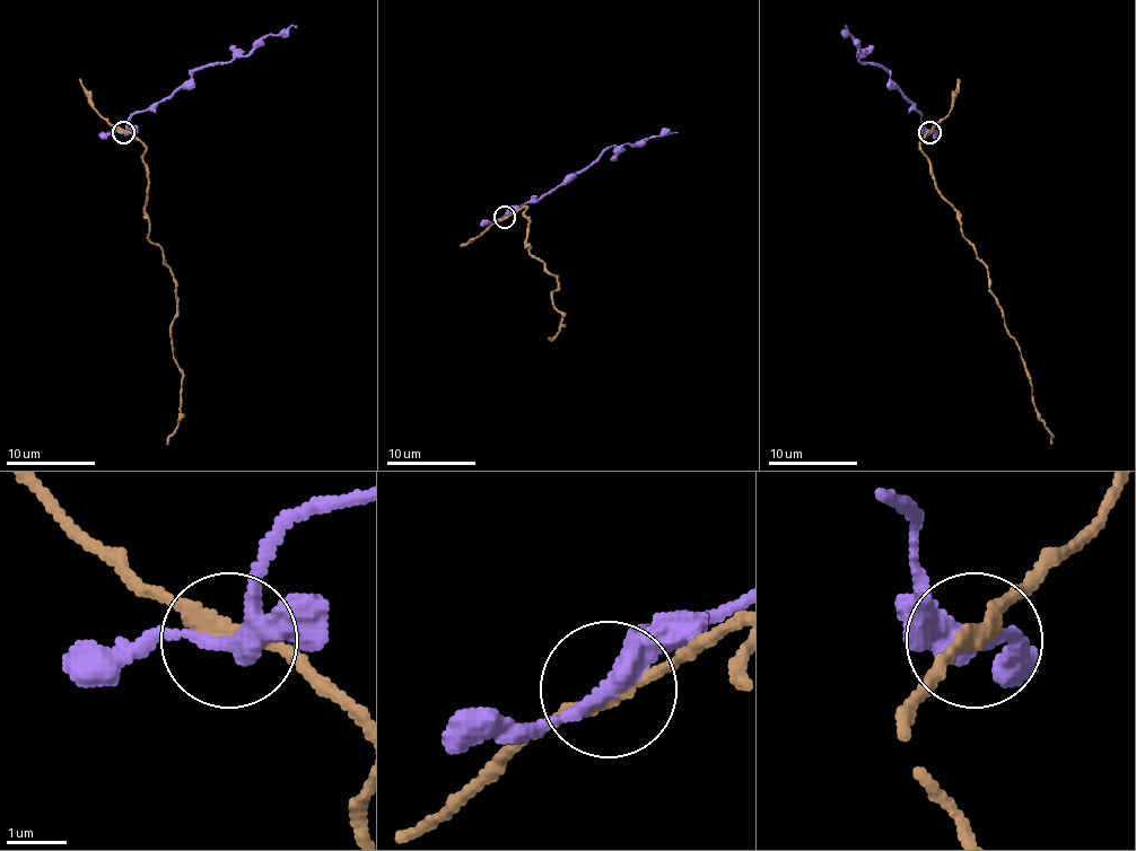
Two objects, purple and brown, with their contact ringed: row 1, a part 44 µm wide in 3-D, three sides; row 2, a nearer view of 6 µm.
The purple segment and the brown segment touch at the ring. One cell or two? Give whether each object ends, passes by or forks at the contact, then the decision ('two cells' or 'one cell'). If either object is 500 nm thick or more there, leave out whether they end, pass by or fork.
purple forks | brown passes by | two cells

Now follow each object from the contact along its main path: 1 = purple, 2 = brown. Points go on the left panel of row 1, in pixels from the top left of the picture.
1: (123, 132), (136, 113), (174, 95), (198, 68), (247, 54), (264, 37), (296, 28)
2: (123, 132), (142, 146), (147, 236), (160, 247), (176, 286), (172, 352), (183, 376), (181, 415), (167, 445)

